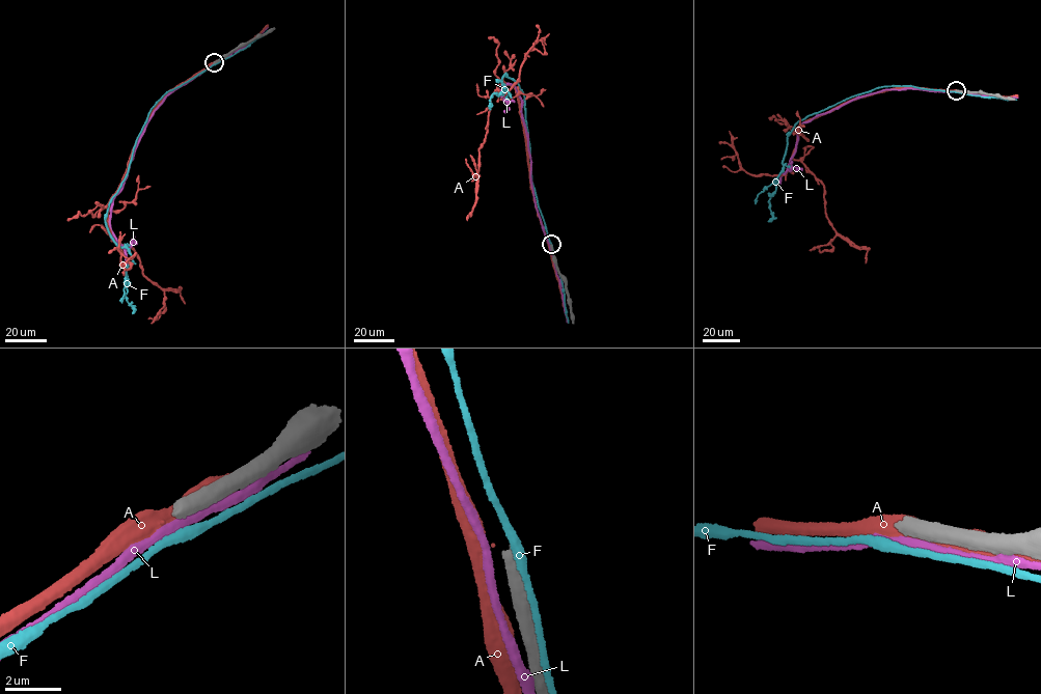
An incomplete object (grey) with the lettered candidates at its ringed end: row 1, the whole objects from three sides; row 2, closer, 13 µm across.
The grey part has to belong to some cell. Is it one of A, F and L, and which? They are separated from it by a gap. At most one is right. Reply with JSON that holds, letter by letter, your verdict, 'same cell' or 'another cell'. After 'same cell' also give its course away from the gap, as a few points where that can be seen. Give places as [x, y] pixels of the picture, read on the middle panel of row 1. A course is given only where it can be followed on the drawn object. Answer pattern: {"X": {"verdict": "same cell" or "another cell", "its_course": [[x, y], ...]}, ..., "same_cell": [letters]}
{"A": {"verdict": "another cell"}, "F": {"verdict": "another cell"}, "L": {"verdict": "another cell"}, "same_cell": []}

